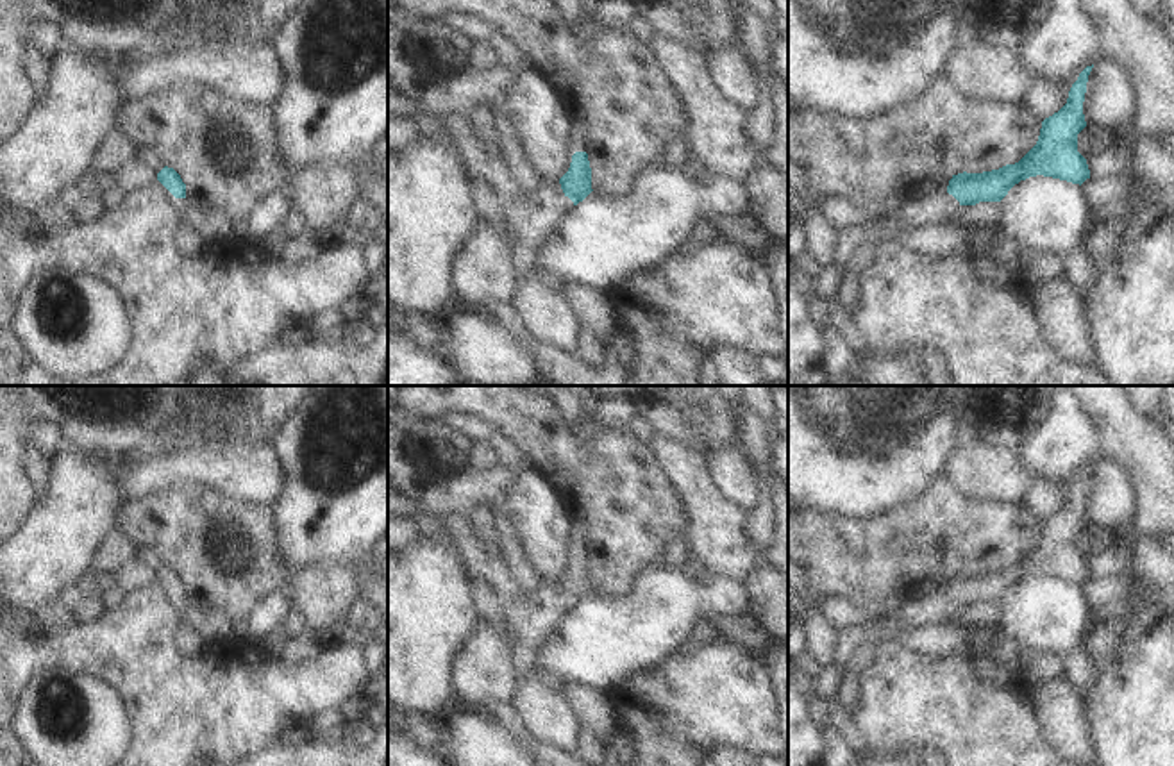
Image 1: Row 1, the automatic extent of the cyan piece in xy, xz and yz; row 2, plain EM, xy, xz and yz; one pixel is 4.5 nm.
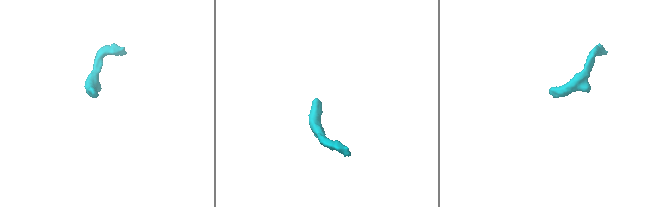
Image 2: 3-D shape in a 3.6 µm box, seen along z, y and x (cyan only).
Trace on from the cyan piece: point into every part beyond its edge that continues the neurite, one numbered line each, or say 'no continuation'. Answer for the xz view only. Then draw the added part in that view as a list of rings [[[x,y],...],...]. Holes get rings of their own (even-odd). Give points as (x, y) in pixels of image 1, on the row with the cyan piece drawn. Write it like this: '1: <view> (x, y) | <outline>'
1: xz (581, 134) | [[[577,125],[577,129],[574,132],[574,143],[575,143],[577,152],[586,152],[586,148],[588,148],[588,130]]]

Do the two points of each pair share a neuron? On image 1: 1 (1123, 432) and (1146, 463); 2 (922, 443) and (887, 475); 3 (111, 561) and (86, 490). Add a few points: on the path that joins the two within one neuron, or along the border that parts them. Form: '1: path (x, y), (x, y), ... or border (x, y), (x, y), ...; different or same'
1: path (1130, 440), (1146, 456); same
2: path (914, 449), (896, 466); same
3: border (118, 527), (106, 540), (93, 568); different

